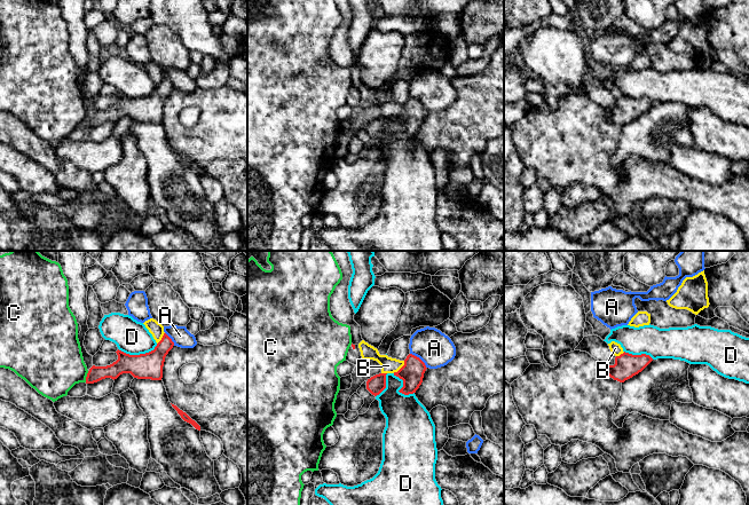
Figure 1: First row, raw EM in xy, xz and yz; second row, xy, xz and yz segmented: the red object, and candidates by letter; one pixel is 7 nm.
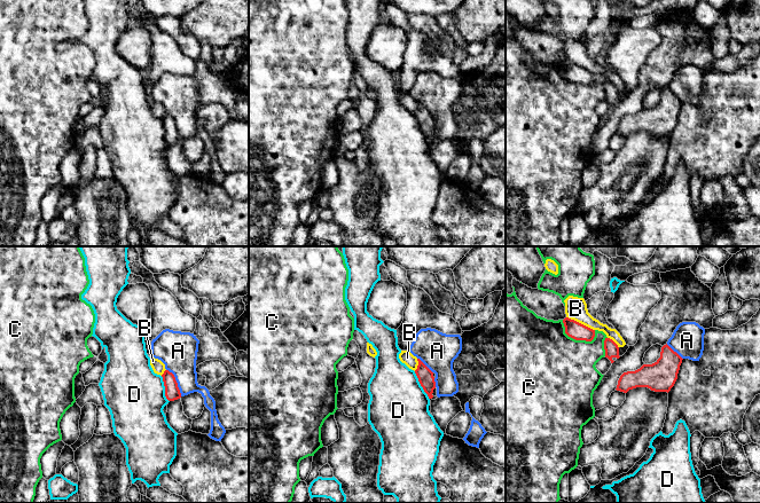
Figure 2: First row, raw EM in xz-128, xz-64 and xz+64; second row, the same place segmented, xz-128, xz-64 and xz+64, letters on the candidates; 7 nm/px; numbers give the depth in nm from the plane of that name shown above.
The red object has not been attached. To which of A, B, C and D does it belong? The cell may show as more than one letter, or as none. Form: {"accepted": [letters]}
{"accepted": []}

